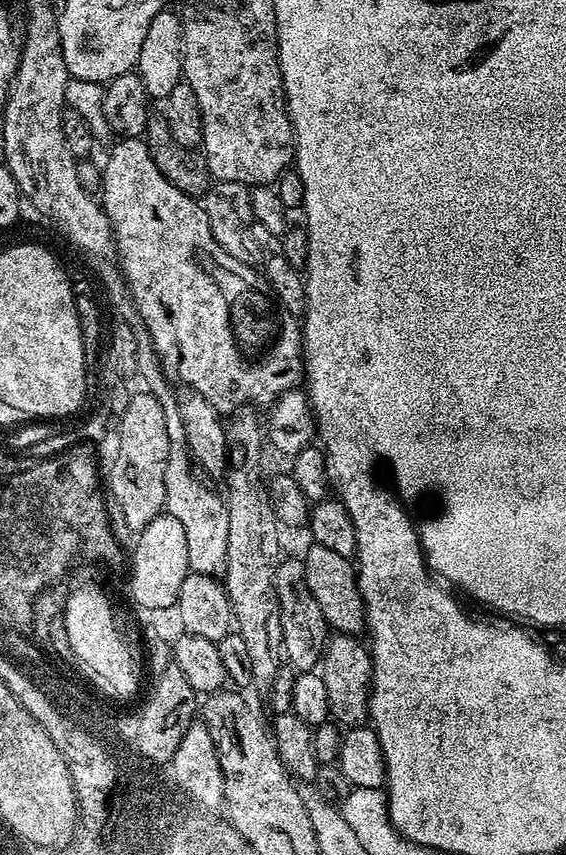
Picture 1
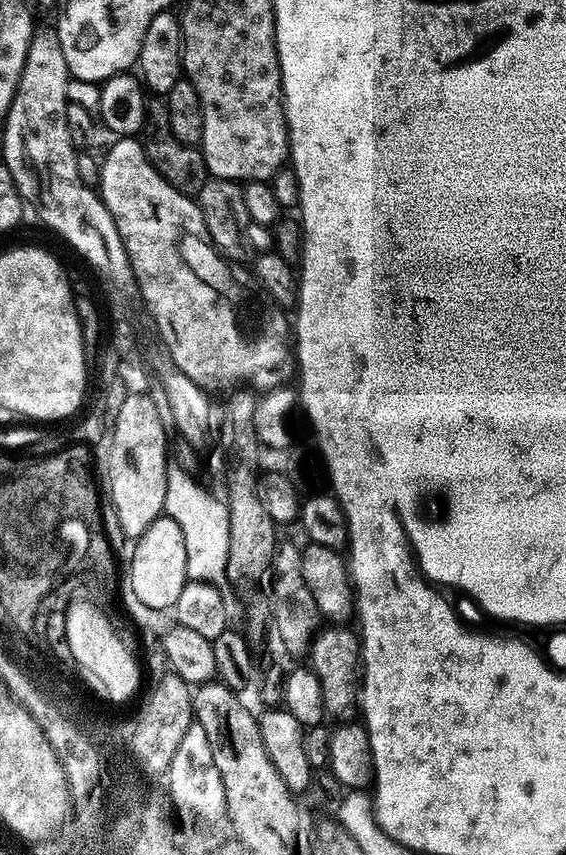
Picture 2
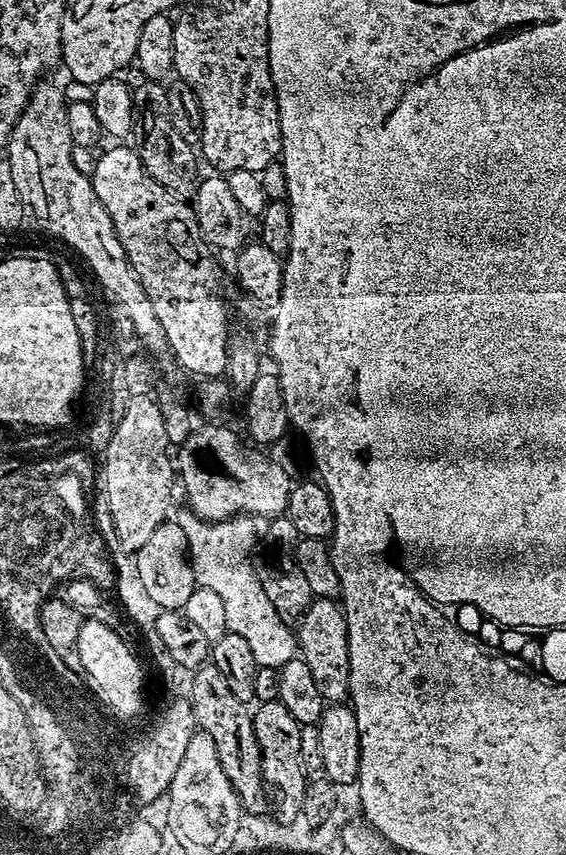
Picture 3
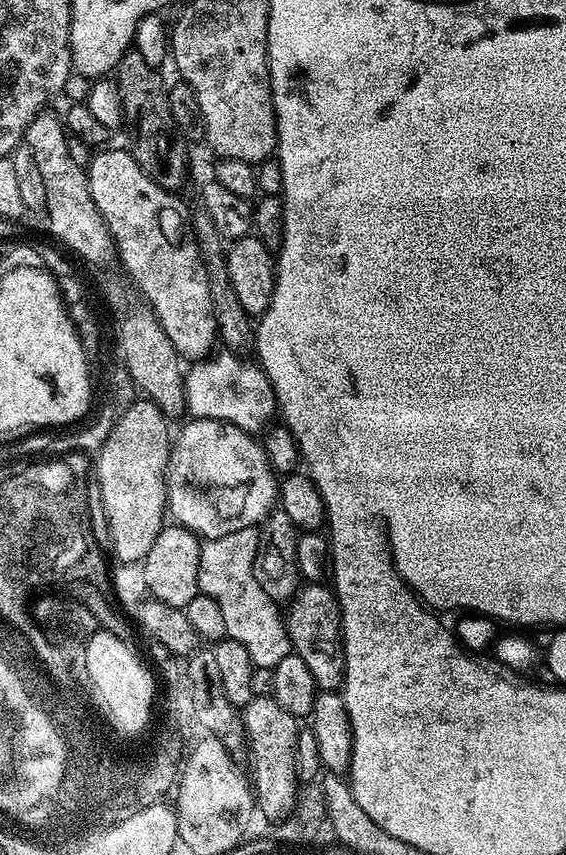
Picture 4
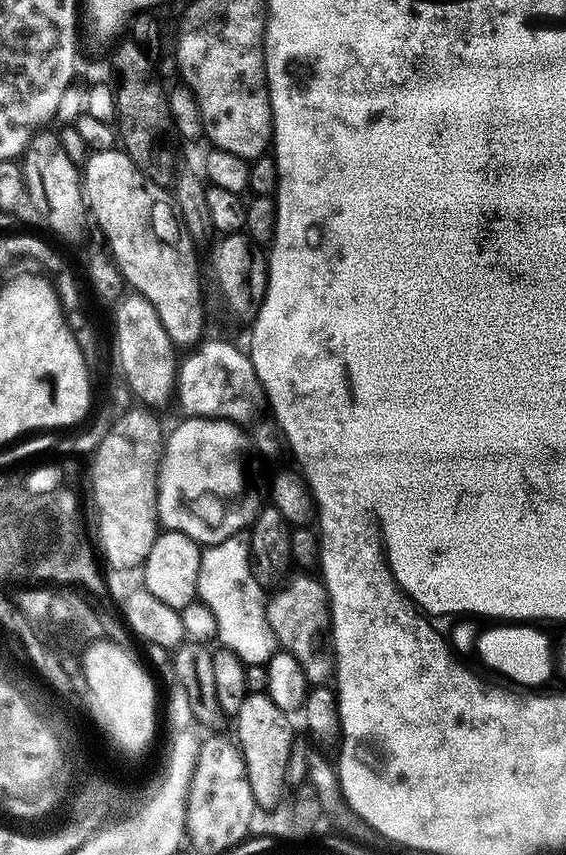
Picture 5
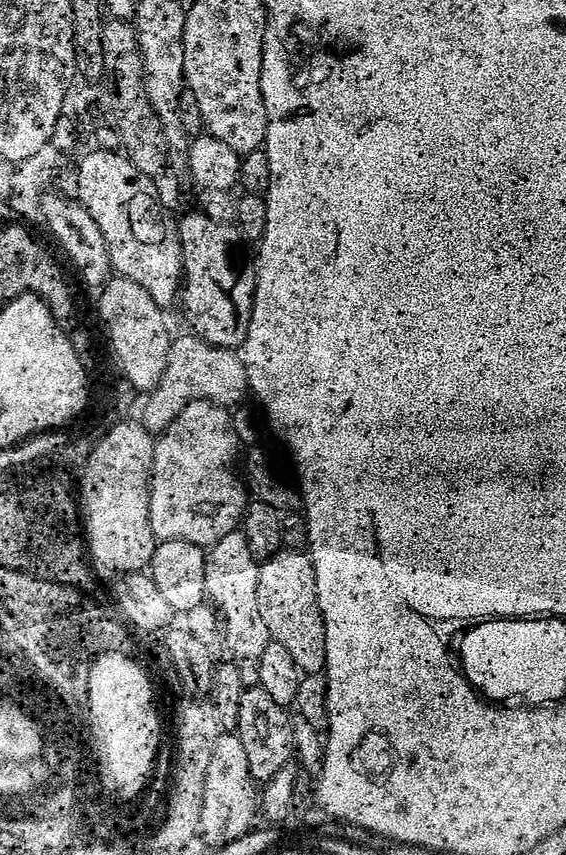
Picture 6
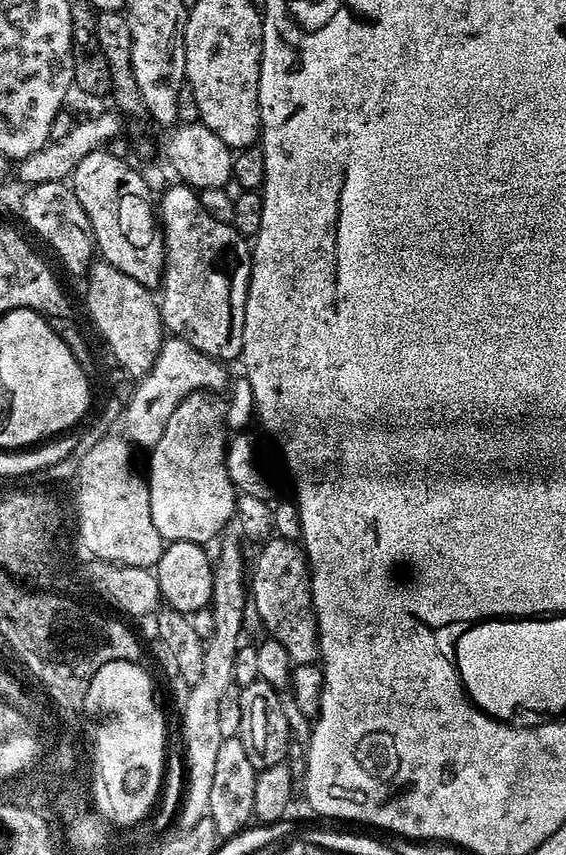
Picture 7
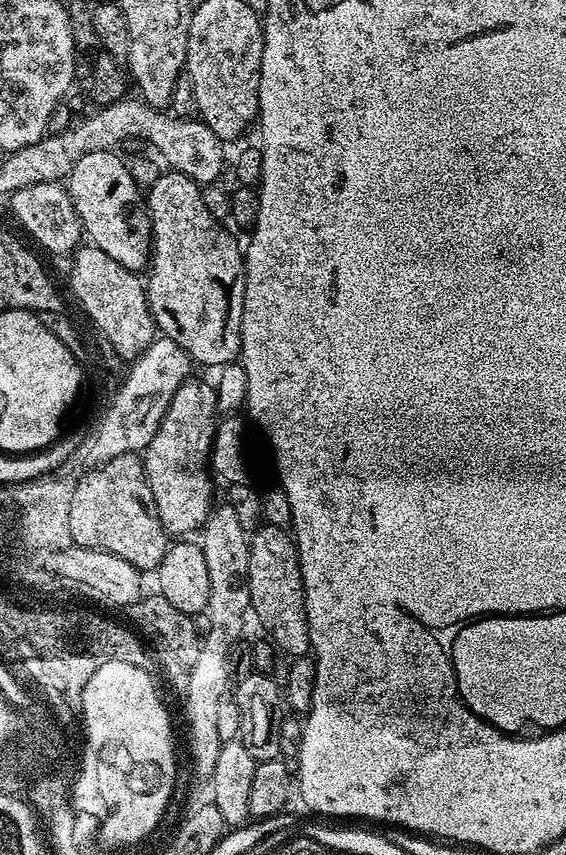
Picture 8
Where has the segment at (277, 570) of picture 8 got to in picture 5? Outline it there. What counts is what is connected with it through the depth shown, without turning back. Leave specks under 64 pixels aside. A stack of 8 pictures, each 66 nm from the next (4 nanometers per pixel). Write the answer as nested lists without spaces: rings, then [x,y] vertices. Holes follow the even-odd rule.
[[[315,575],[292,576],[276,593],[267,597],[266,618],[270,629],[283,651],[298,658],[298,666],[306,674],[309,685],[324,686],[333,679],[332,608],[328,604],[328,592]]]

